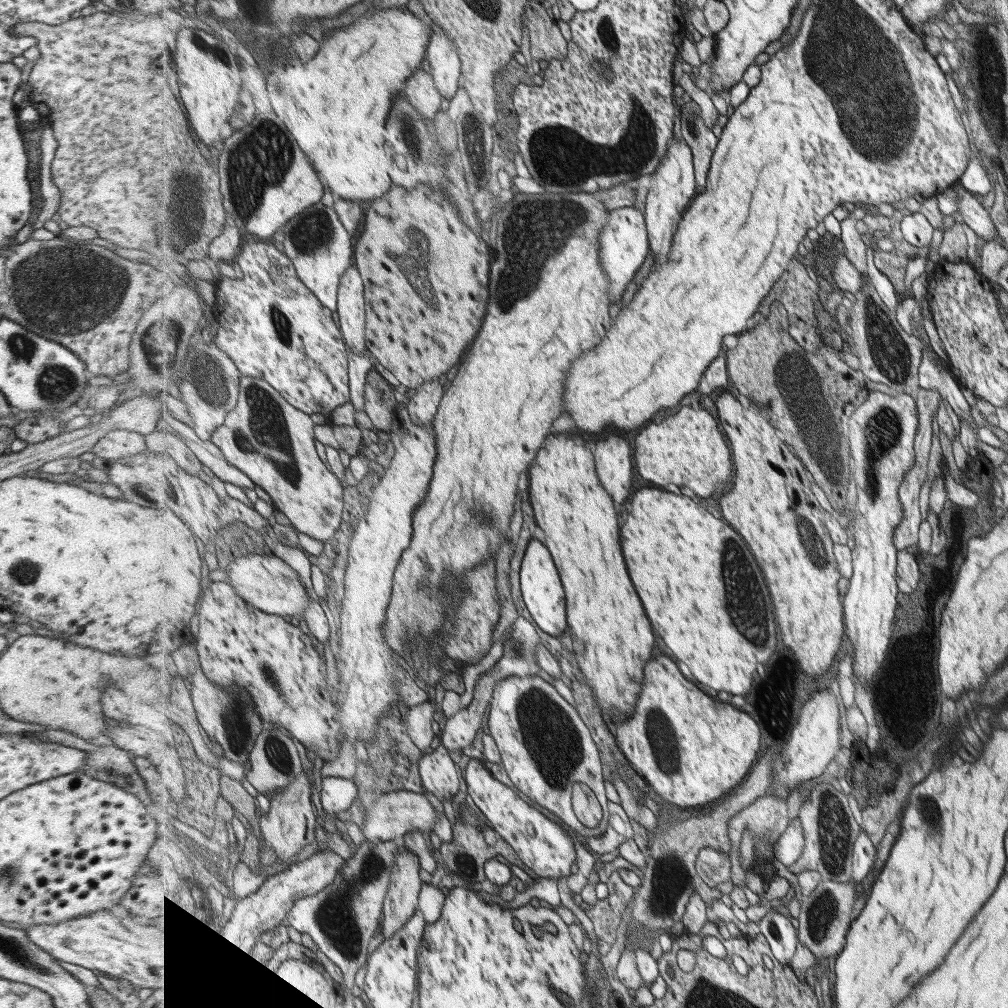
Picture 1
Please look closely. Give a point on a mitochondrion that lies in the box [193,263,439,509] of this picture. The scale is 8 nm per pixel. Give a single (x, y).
(266, 430)

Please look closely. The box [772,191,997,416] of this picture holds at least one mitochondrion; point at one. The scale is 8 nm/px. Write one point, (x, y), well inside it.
(893, 354)

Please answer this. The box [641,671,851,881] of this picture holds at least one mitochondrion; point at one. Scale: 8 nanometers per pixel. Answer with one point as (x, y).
(831, 829)

